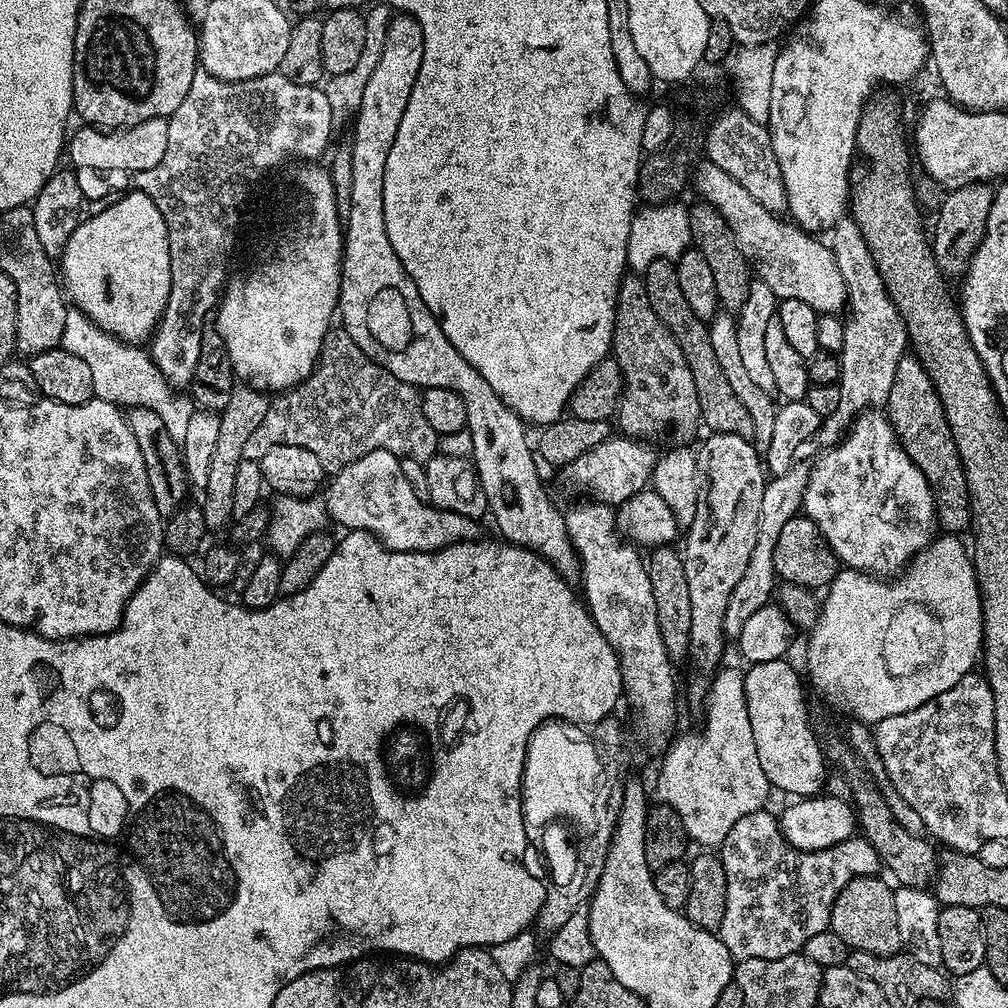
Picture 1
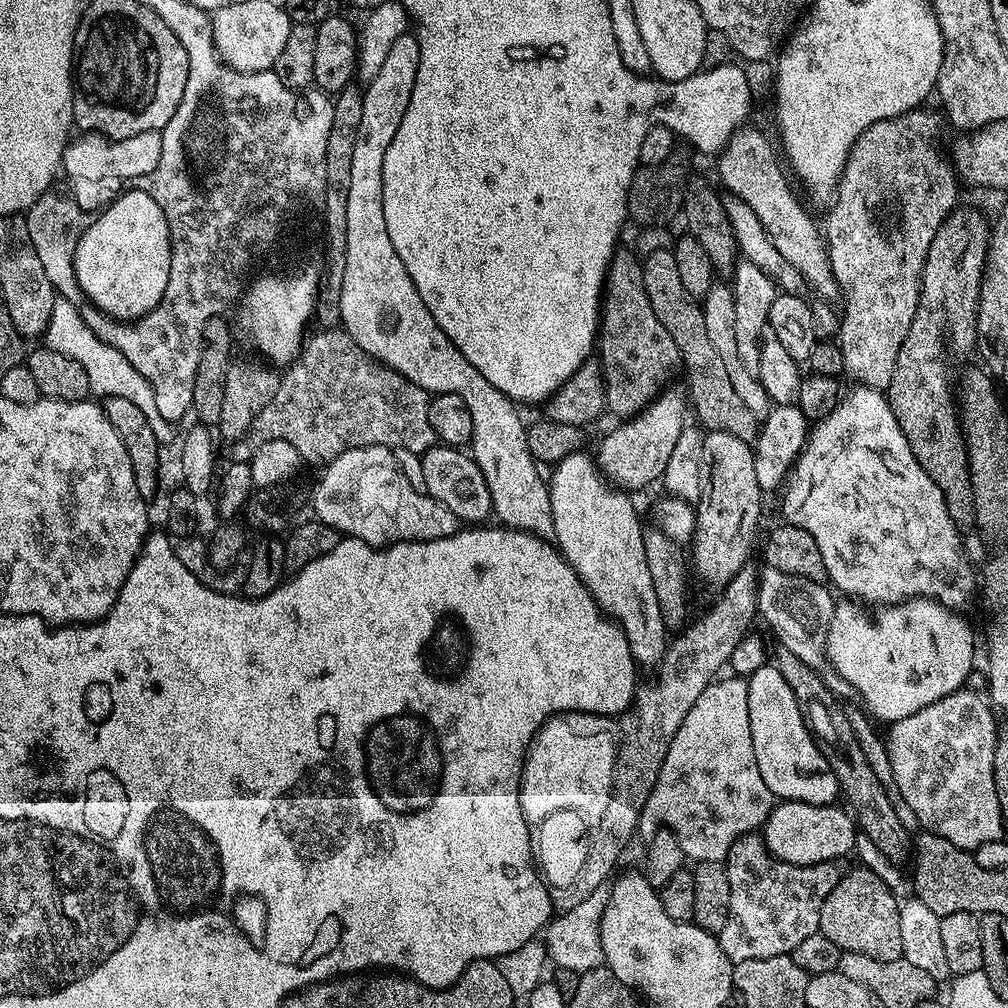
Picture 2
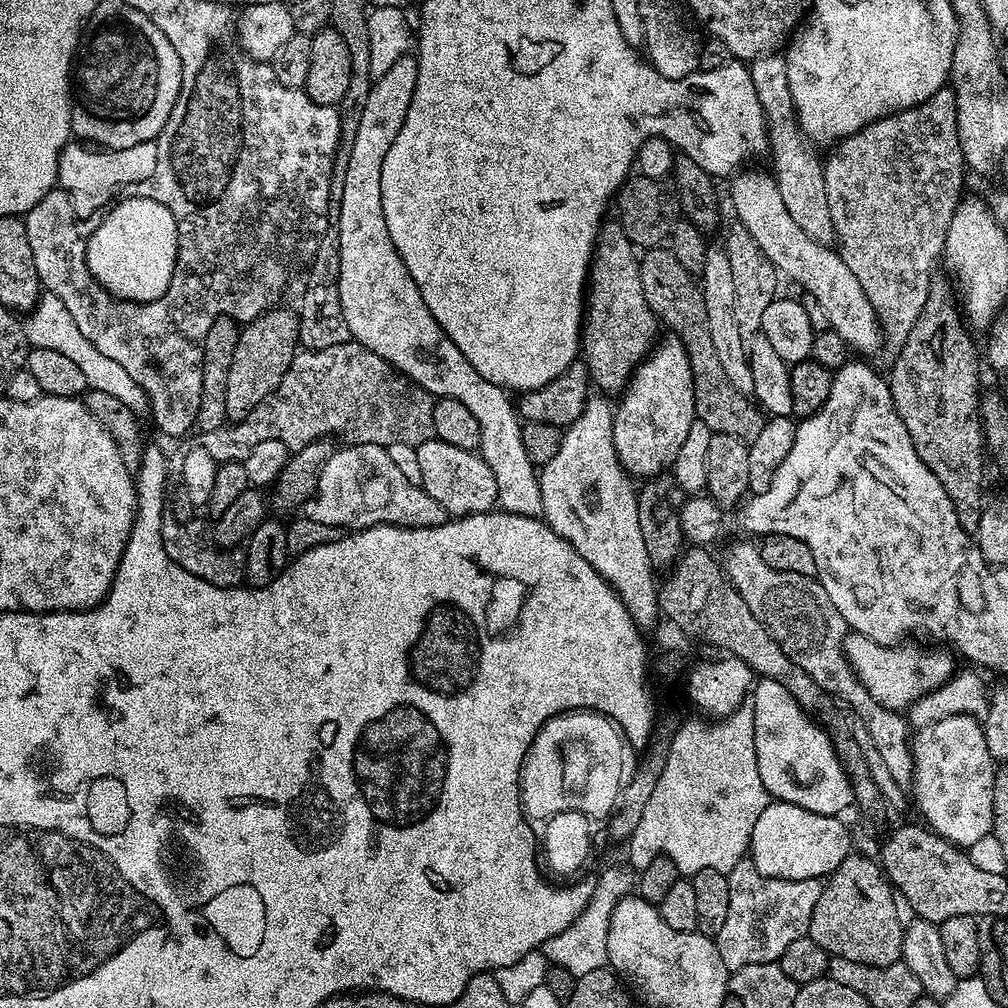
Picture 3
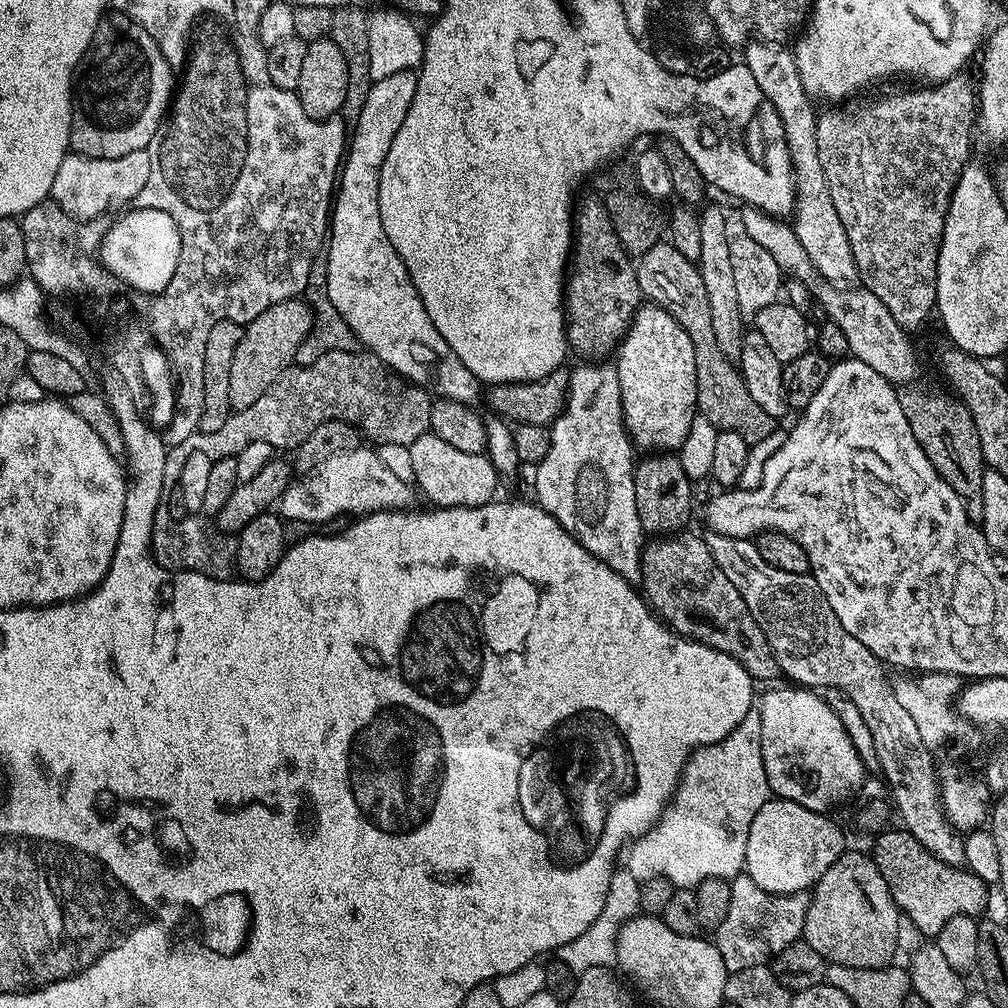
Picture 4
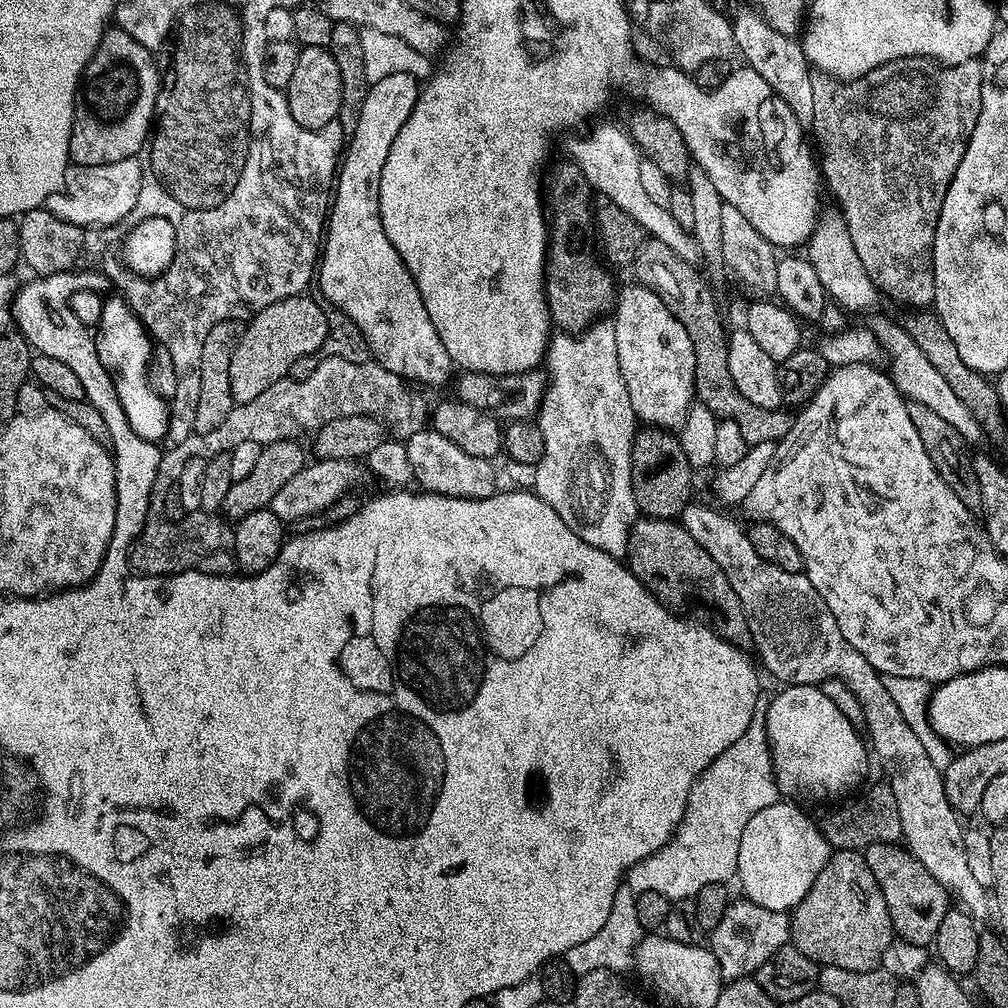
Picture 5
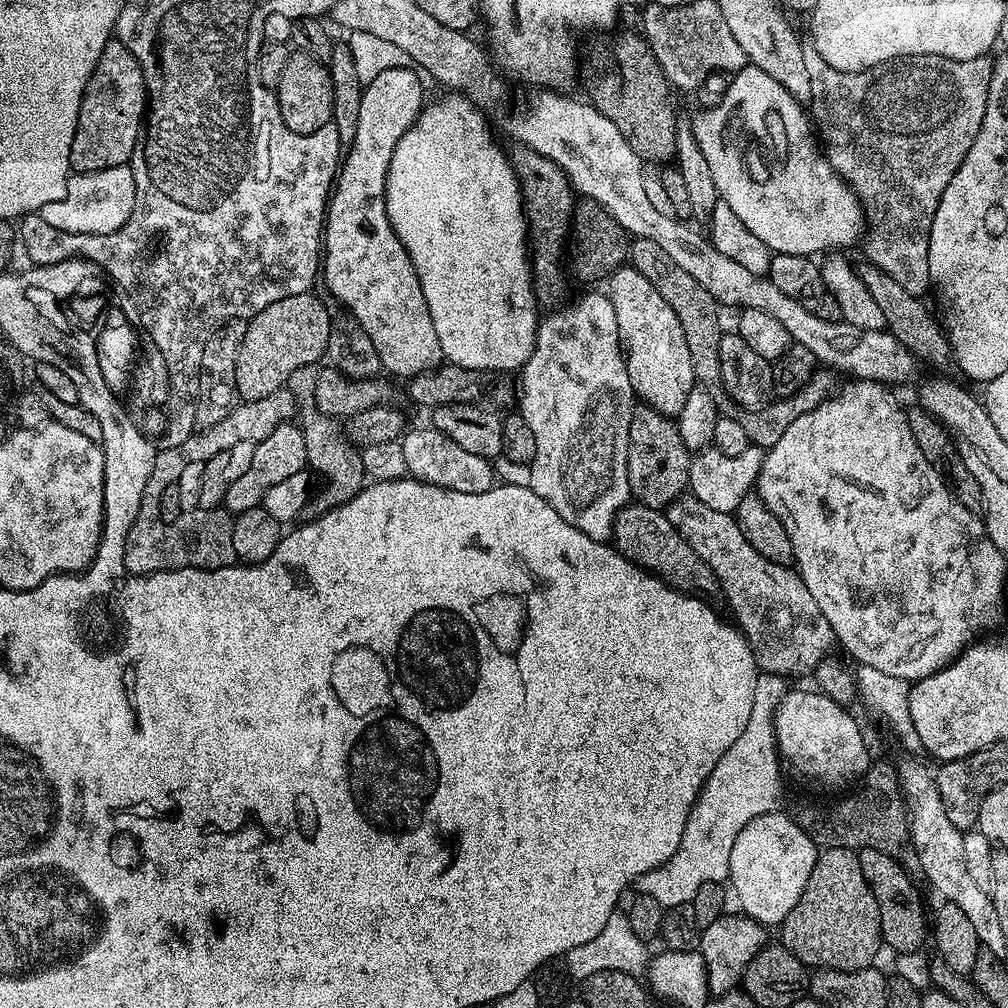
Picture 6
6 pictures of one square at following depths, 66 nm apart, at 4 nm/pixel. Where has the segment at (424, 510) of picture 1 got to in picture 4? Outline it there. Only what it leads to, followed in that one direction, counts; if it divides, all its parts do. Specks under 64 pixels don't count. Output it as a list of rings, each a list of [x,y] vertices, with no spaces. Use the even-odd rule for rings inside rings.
[[[361,446],[326,458],[314,471],[303,478],[293,479],[278,501],[278,512],[285,521],[312,523],[324,526],[339,516],[359,518],[370,512],[408,510],[418,500],[412,484],[402,482],[383,464],[375,447]]]

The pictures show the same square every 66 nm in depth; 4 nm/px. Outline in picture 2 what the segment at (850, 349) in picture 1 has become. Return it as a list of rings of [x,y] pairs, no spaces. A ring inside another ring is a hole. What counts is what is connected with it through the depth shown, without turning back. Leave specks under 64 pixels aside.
[[[921,106],[911,112],[907,112],[906,114],[902,114],[901,116],[895,116],[892,120],[883,120],[882,122],[874,122],[869,128],[861,134],[858,139],[854,142],[854,146],[850,150],[850,154],[848,155],[848,161],[846,162],[846,166],[842,170],[842,174],[840,175],[840,184],[836,188],[836,195],[834,199],[831,201],[830,207],[832,209],[828,212],[828,221],[825,224],[822,224],[822,235],[828,245],[828,260],[832,263],[832,274],[835,276],[837,283],[846,291],[848,291],[848,309],[843,309],[842,319],[840,321],[840,335],[838,337],[838,343],[840,345],[840,349],[842,350],[842,358],[846,358],[846,366],[844,367],[845,373],[850,377],[853,376],[855,383],[857,385],[866,387],[866,388],[879,388],[881,390],[887,390],[890,386],[890,378],[894,378],[894,362],[898,362],[898,350],[902,350],[902,342],[906,342],[906,330],[910,330],[910,322],[914,322],[914,310],[918,306],[918,302],[920,301],[920,275],[922,274],[922,270],[924,269],[924,263],[926,262],[926,254],[930,250],[930,244],[934,242],[934,236],[938,234],[938,230],[943,224],[946,222],[946,218],[952,212],[952,209],[957,207],[958,200],[956,200],[956,184],[958,185],[958,173],[954,167],[953,161],[951,159],[948,160],[946,157],[940,153],[940,144],[936,141],[936,135],[940,132],[940,120],[942,124],[942,116],[939,111],[936,112],[927,112],[927,107]],[[888,192],[892,196],[896,196],[896,200],[898,203],[904,207],[904,233],[901,236],[884,236],[884,232],[880,229],[880,224],[876,221],[876,207],[879,206],[880,203],[883,202],[884,199],[887,198]]]

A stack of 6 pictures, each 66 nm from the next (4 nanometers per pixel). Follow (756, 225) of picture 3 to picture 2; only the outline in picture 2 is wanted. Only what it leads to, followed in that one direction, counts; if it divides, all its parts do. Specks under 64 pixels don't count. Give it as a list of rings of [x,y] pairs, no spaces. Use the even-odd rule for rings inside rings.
[[[752,127],[739,128],[723,152],[719,153],[720,180],[729,188],[727,191],[731,195],[746,202],[746,206],[750,206],[750,210],[758,214],[758,222],[762,222],[778,254],[782,254],[786,262],[793,264],[804,275],[805,281],[820,291],[817,293],[821,297],[832,298],[836,290],[838,292],[838,283],[832,274],[832,263],[828,260],[828,245],[821,229],[808,217],[807,210],[792,193],[792,188],[788,185],[789,173],[778,152],[776,157],[771,142],[758,129]]]

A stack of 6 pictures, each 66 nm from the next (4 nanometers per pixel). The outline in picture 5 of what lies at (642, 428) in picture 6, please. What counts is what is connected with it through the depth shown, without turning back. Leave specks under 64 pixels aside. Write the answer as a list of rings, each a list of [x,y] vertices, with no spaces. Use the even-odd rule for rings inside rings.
[[[644,426],[632,439],[632,489],[636,507],[645,516],[659,520],[676,520],[693,499],[694,470],[686,462],[680,437],[675,431]]]

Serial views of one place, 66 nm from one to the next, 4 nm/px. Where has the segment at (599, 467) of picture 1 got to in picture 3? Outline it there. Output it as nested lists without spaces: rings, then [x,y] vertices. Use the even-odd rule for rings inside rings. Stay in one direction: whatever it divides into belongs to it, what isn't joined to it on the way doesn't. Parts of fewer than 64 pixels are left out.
[[[668,338],[665,344],[657,343],[647,357],[636,365],[627,389],[619,400],[620,405],[615,405],[612,414],[612,441],[620,465],[633,478],[651,478],[667,473],[678,458],[678,450],[682,450],[682,442],[686,442],[686,434],[690,434],[690,426],[697,420],[694,406],[694,374],[690,374],[688,355],[680,341]]]

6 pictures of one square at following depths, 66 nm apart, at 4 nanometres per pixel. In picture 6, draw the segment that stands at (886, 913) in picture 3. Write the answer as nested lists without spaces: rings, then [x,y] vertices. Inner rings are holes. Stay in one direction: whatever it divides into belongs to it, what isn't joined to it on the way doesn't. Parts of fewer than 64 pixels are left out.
[[[824,848],[819,853],[816,865],[810,873],[809,882],[802,890],[797,905],[779,925],[778,931],[780,931],[779,943],[789,948],[812,970],[833,968],[843,972],[857,972],[858,969],[869,967],[875,961],[882,945],[880,911],[872,888],[866,882],[866,874],[862,874],[860,857],[853,849]]]

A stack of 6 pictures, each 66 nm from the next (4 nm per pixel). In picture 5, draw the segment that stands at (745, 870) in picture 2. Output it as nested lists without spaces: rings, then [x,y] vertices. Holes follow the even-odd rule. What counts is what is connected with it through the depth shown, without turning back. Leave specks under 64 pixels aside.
[[[747,898],[739,899],[729,903],[726,914],[722,914],[722,922],[710,929],[710,947],[720,967],[720,979],[724,982],[751,977],[766,958],[778,954],[781,946],[789,943],[792,934],[792,921],[787,911],[775,912]]]

